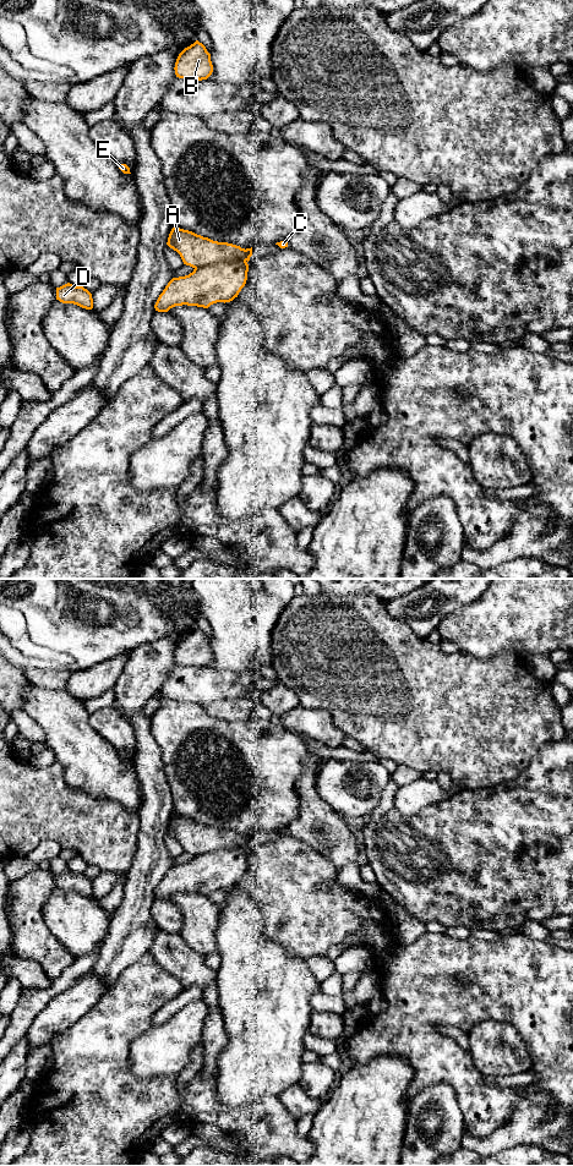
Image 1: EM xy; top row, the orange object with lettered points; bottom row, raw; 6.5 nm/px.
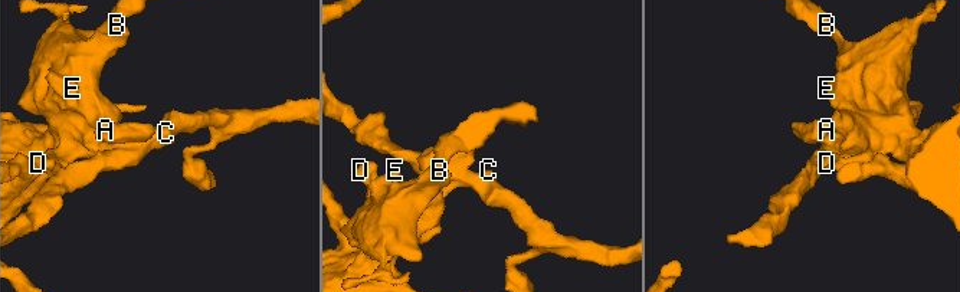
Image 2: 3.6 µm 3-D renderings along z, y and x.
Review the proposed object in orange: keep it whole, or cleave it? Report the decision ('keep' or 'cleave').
cleave

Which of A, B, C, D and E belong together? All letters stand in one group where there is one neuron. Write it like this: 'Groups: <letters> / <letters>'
Groups: A B D E / C

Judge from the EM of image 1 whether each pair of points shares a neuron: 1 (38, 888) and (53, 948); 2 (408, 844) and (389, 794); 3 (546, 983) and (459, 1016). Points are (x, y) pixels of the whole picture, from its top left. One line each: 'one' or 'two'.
1: one
2: two
3: one

